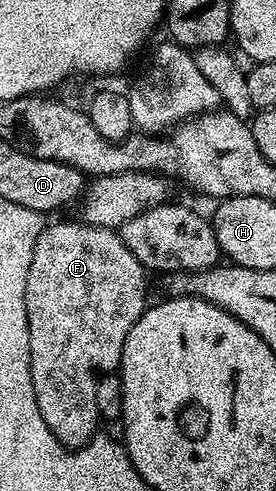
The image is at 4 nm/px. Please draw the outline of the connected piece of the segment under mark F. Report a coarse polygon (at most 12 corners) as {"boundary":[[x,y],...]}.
{"boundary":[[43,226],[24,293],[32,389],[68,449],[99,430],[148,306],[121,234]]}

